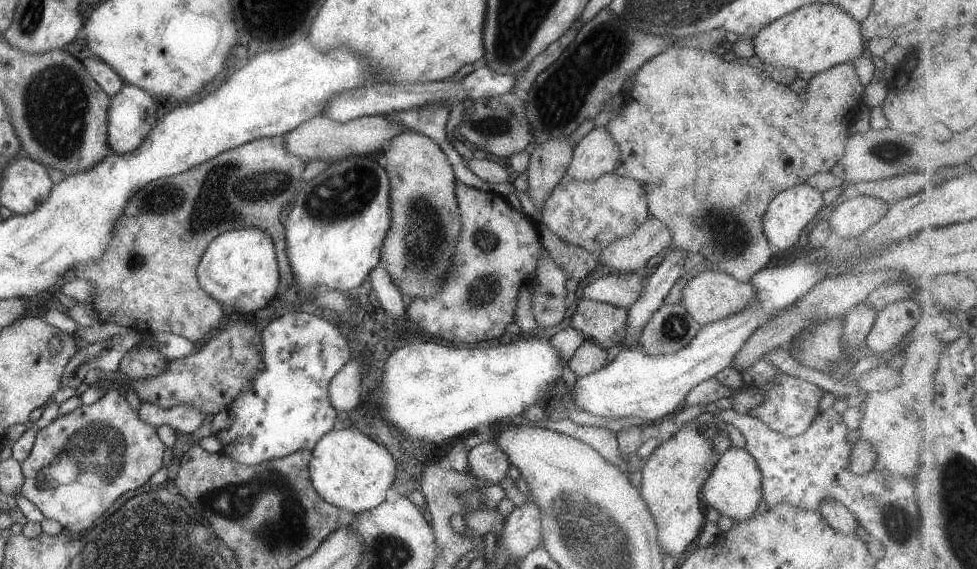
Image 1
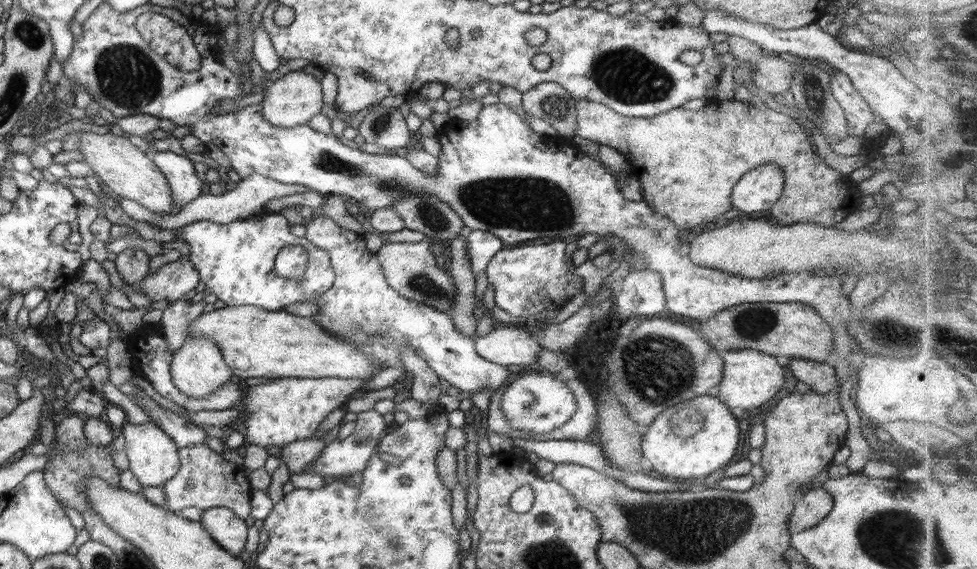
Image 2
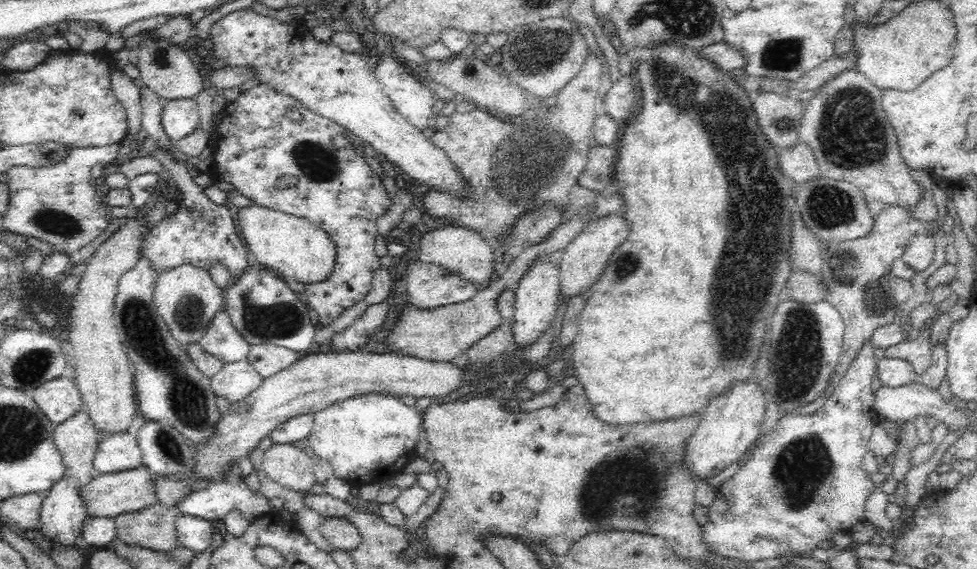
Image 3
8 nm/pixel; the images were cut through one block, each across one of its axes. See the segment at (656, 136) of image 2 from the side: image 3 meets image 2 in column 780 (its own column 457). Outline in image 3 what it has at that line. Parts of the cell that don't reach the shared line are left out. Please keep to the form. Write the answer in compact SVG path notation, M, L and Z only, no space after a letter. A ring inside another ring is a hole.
M590 48L587 49L584 65L578 75L560 90L560 94L549 98L550 108L544 114L528 116L534 124L514 124L508 126L509 119L475 108L468 114L453 113L449 116L444 129L436 131L429 139L434 146L440 148L454 164L458 173L464 177L464 196L450 194L445 190L430 188L421 202L433 219L441 219L446 226L458 226L473 229L486 237L490 242L503 238L506 240L513 231L515 222L526 212L538 210L546 204L554 204L564 209L569 203L568 194L576 186L580 174L588 164L588 153L593 147L593 122L599 113L600 78L606 74L604 61Z

